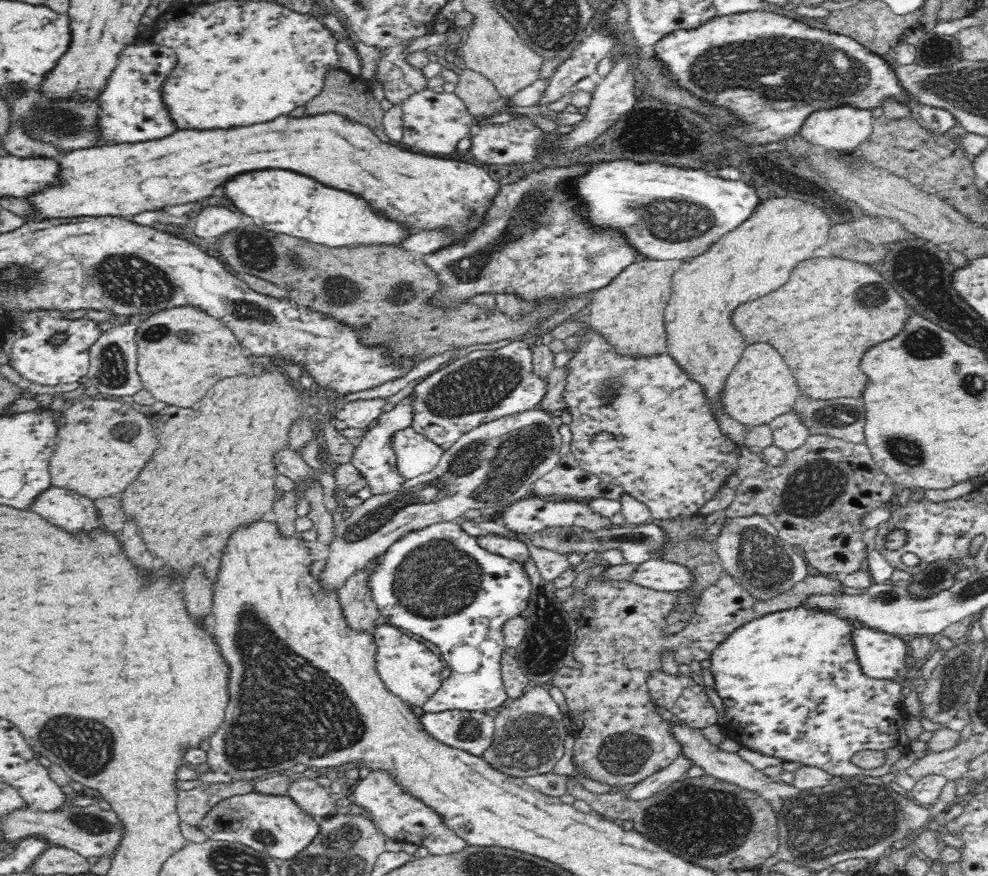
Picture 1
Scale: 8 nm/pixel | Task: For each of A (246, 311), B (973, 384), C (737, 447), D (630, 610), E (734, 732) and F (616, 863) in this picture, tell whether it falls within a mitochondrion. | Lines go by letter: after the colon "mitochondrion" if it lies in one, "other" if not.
A: mitochondrion
B: mitochondrion
C: other
D: other
E: other
F: other

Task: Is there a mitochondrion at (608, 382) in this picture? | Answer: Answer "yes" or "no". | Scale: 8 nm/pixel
yes

